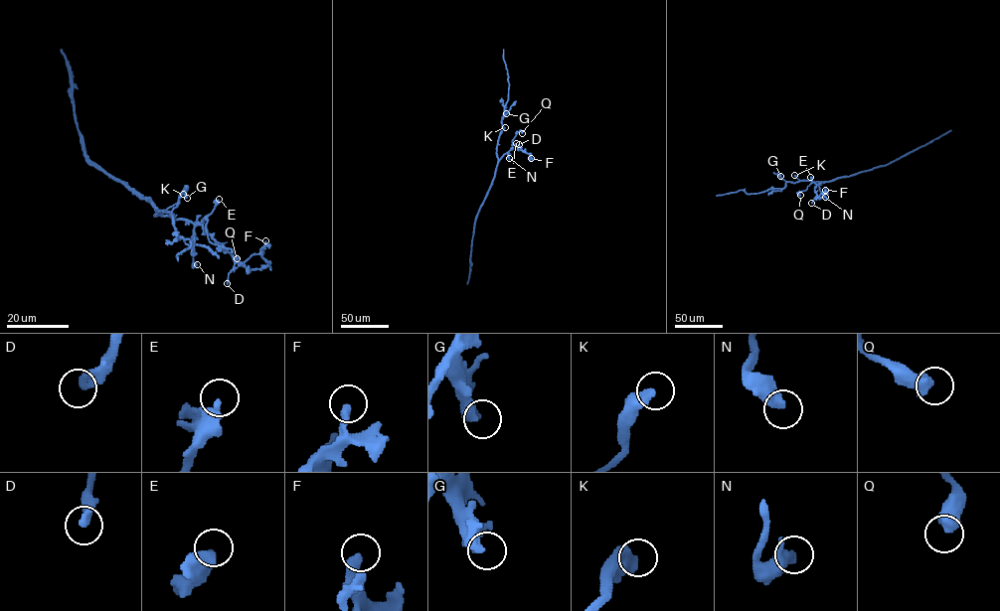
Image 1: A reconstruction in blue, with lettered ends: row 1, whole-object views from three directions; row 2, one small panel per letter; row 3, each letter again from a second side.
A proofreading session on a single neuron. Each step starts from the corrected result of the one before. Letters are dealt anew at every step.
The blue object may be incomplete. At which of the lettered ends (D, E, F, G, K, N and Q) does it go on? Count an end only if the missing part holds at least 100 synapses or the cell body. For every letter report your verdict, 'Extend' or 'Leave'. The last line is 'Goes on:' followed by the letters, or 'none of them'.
D: Leave
E: Leave
F: Leave
G: Leave
K: Leave
N: Leave
Q: Leave
Goes on: none of them

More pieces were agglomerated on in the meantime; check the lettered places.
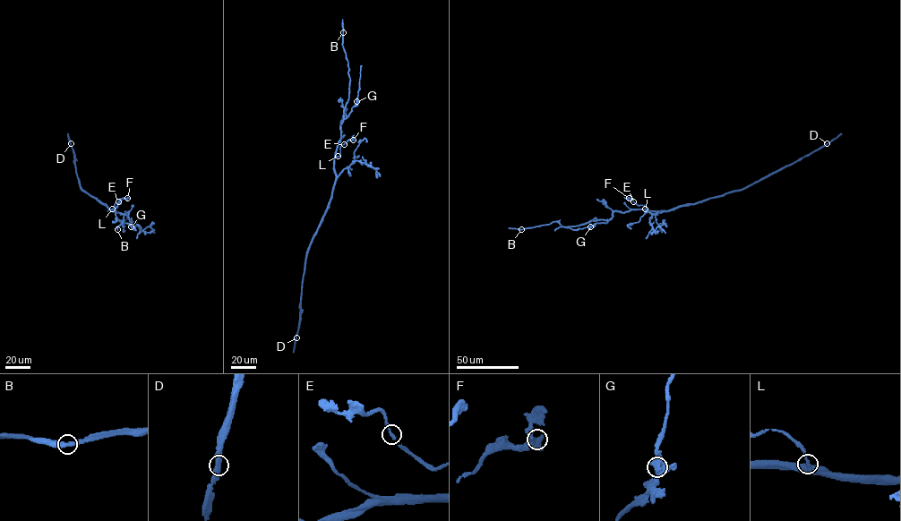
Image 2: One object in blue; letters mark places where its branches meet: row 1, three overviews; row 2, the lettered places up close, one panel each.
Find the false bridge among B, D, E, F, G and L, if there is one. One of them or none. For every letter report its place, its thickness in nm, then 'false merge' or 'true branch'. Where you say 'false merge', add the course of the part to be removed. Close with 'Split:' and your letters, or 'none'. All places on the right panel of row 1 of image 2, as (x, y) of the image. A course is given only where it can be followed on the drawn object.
B: at (521, 229); 360 nm thick; true branch
D: at (827, 143); 400 nm thick; true branch
E: at (633, 201); 200 nm thick; true branch
F: at (629, 198); 420 nm thick; true branch
G: at (590, 226); 440 nm thick; true branch
L: at (645, 209); 200 nm thick; true branch
Split: none

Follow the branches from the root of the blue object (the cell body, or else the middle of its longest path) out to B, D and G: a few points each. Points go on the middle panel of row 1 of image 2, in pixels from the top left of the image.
B: (331, 192), (336, 177), (335, 151), (340, 140), (340, 124), (349, 96), (350, 78), (342, 46), (343, 32)
D: (331, 192), (329, 208), (305, 258), (296, 337)
G: (331, 192), (336, 177), (335, 151), (341, 138), (340, 124), (356, 101)

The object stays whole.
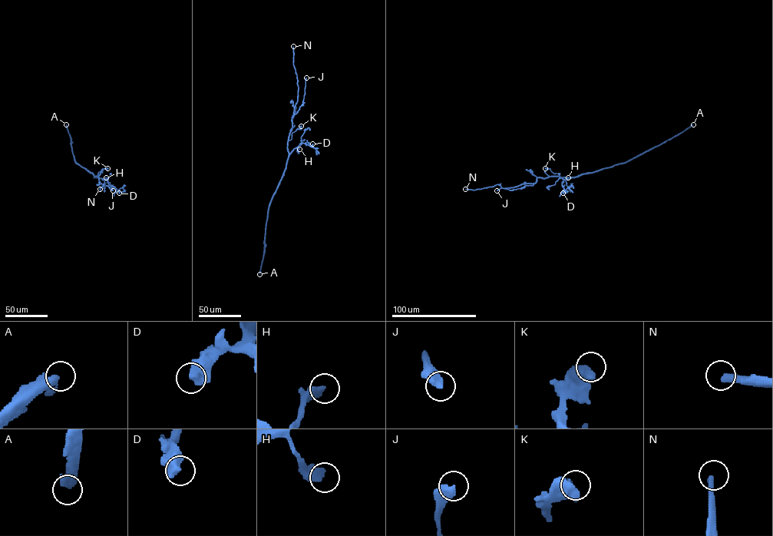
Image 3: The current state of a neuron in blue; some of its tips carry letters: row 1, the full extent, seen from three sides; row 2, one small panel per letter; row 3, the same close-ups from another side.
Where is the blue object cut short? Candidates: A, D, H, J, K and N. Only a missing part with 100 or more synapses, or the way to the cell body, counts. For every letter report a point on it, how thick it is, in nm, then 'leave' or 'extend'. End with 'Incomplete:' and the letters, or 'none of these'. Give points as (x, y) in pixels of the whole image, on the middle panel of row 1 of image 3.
A: at (259, 274); 440 nm thick; leave
D: at (312, 143); 700 nm thick; leave
H: at (299, 149); 460 nm thick; leave
J: at (306, 77); 440 nm thick; leave
K: at (301, 126); 600 nm thick; leave
N: at (293, 46); 340 nm thick; extend
Incomplete: N

